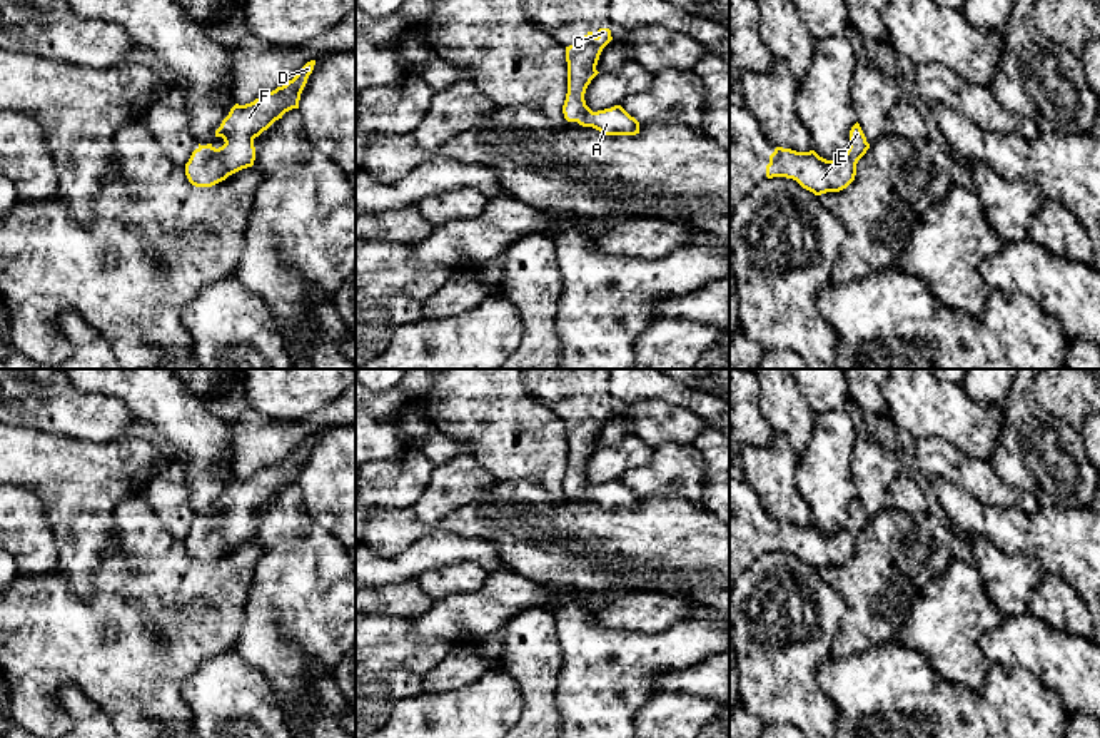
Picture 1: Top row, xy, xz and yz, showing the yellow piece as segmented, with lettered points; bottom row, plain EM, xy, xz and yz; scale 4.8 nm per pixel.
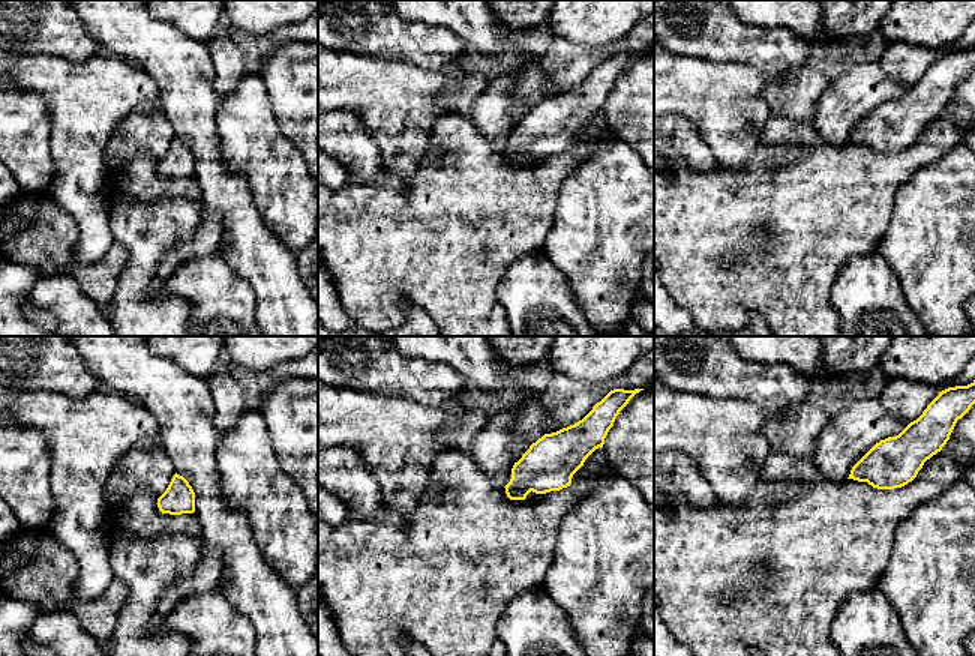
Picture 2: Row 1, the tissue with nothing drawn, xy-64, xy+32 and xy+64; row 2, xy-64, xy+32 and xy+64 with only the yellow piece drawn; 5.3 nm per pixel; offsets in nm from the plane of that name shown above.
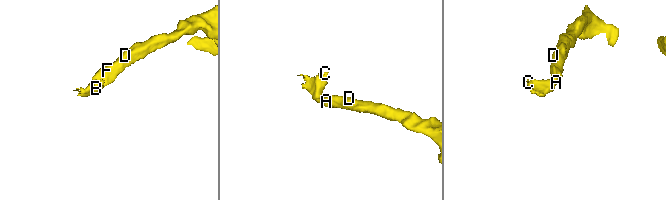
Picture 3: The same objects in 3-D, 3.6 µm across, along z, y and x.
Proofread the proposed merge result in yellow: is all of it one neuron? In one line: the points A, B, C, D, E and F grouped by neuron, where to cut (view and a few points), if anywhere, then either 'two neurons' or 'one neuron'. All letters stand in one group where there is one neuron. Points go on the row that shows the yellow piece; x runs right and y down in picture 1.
A B C D E F; no cut; one neuron

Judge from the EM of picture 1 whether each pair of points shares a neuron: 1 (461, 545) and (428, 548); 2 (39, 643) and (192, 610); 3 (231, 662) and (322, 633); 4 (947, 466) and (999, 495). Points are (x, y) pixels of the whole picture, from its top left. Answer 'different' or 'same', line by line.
1: same
2: same
3: different
4: same

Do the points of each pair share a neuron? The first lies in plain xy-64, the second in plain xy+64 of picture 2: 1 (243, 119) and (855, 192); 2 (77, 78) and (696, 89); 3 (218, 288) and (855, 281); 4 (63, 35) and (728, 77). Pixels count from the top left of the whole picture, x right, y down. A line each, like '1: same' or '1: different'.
1: different
2: same
3: same
4: different

